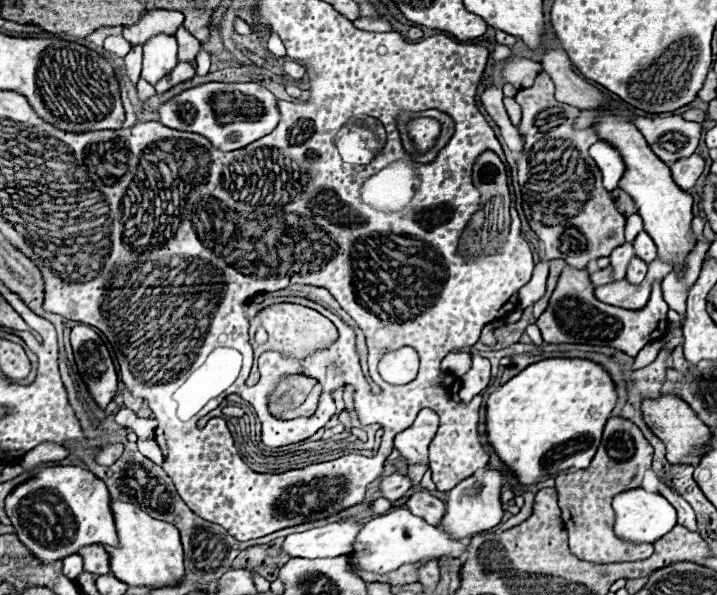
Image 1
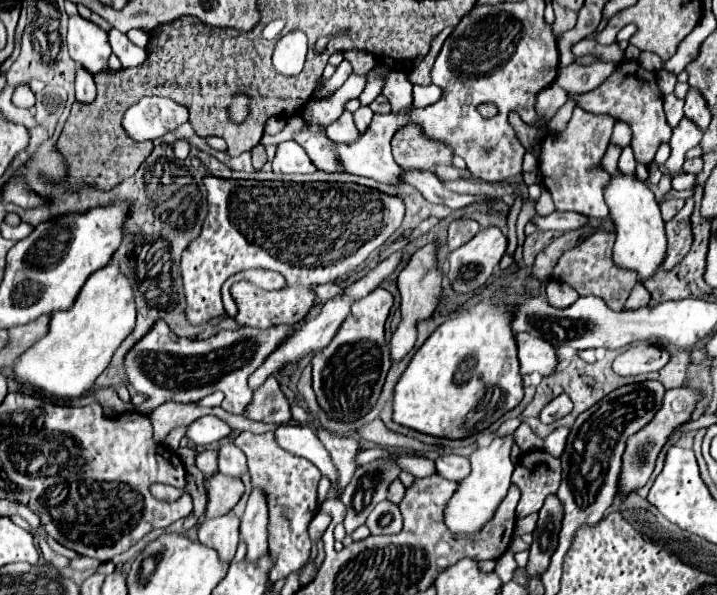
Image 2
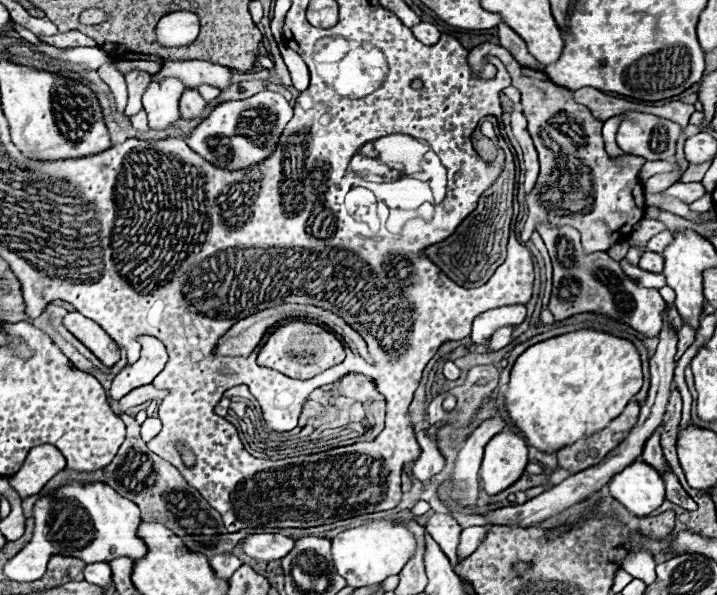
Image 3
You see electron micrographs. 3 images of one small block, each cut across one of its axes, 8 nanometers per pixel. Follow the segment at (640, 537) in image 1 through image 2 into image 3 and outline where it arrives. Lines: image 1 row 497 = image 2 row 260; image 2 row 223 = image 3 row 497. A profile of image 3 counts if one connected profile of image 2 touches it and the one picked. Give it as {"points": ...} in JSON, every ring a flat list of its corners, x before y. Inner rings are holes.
{"points":[[638,460,614,474,608,488,612,498,634,516,650,514,664,500,662,476,652,466]]}

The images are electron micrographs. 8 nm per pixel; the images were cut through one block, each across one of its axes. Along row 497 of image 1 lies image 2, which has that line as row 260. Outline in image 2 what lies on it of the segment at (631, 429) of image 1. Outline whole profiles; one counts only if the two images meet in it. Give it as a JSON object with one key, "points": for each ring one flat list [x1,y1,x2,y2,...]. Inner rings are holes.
{"points":[[596,230,590,238,582,240,578,246,574,246,572,250,568,250,560,256,558,264,554,266,552,278,572,286,580,296,592,294,592,296,602,298,612,310,622,310,630,296,630,290,636,286,638,278,634,278,634,274,630,274,628,270,618,270,614,266,614,262,612,262,614,240,616,240,614,232]]}

